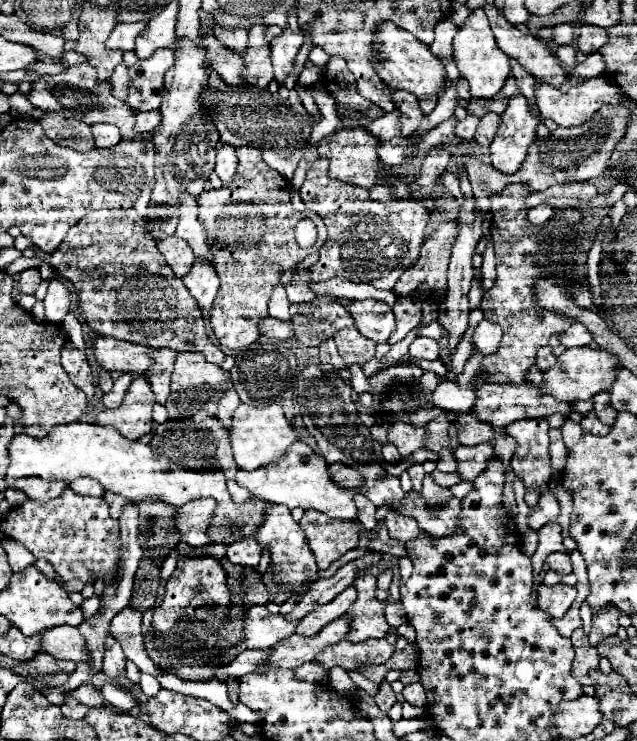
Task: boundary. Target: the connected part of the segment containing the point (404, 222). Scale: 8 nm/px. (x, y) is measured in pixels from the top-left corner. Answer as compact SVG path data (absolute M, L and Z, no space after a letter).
M318 158L308 170L306 180L300 188L306 210L320 214L328 226L328 240L320 248L320 260L310 268L312 280L320 282L340 276L372 284L380 290L392 290L402 272L418 260L432 212L416 200L392 200L392 204L384 204L370 198L354 198L352 192L362 192L362 188L332 180L328 176L328 160Z

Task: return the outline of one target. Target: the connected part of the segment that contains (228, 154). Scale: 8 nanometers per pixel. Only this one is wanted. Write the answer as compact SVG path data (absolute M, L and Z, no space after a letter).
M220 146L218 156L216 156L216 174L222 178L222 184L228 186L234 172L238 166L238 156L236 156L236 146Z

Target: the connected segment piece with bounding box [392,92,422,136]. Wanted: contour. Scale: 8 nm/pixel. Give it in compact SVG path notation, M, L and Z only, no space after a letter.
M392 92L392 100L398 106L398 110L402 112L402 136L410 136L412 134L412 120L422 118L418 98L408 92Z

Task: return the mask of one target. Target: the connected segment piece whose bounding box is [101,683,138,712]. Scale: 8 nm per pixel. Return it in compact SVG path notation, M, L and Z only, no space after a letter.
M107 683L101 688L104 699L109 704L120 709L122 712L129 711L134 707L138 701L122 690L116 688L114 685Z

